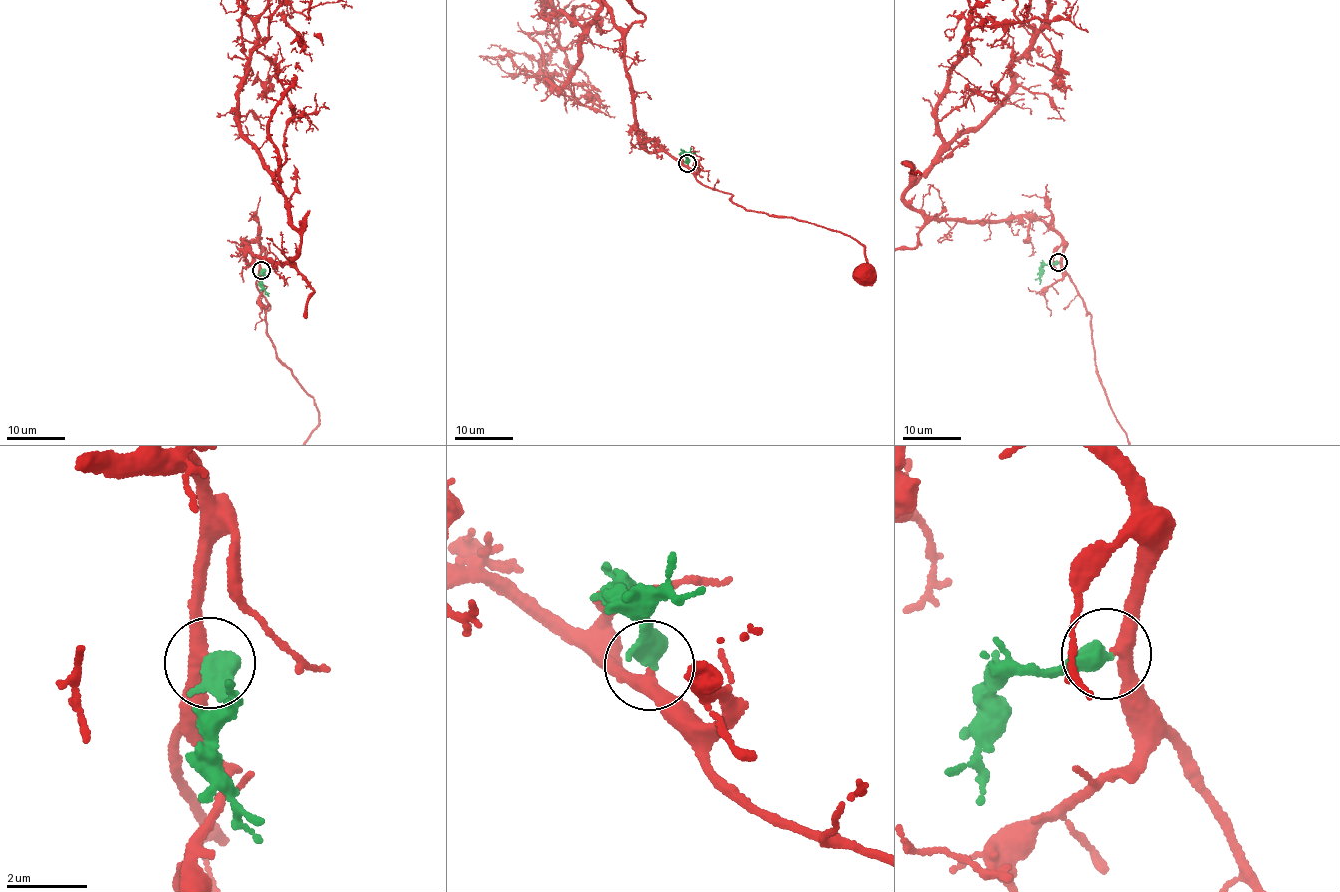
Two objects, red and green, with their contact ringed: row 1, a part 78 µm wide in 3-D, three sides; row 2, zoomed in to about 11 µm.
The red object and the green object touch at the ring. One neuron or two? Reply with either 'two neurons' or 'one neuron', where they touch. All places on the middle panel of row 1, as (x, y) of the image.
one neuron; place (687, 163)

